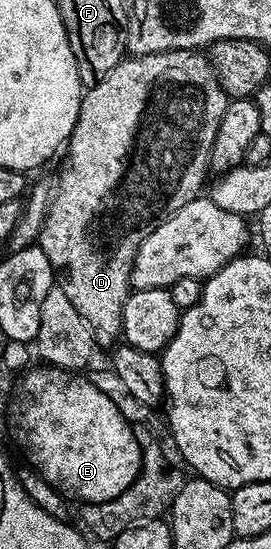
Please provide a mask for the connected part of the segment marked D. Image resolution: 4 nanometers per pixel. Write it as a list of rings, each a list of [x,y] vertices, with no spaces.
[[[190,48],[146,54],[145,56],[129,55],[121,60],[118,66],[114,66],[114,70],[110,70],[110,74],[106,74],[106,78],[102,78],[102,82],[98,82],[93,88],[89,88],[83,93],[78,122],[66,145],[68,157],[64,160],[64,169],[60,172],[60,181],[57,182],[56,188],[54,184],[48,213],[40,231],[38,247],[44,251],[46,258],[50,258],[55,283],[62,290],[62,294],[66,294],[66,298],[70,298],[74,310],[78,310],[78,314],[82,314],[82,318],[86,318],[92,331],[93,341],[99,347],[101,344],[102,347],[111,349],[121,339],[122,310],[126,306],[129,292],[133,291],[132,263],[138,254],[140,243],[163,220],[170,218],[178,210],[182,210],[182,206],[186,206],[186,202],[195,200],[201,195],[200,187],[204,184],[204,175],[209,175],[210,172],[208,159],[210,158],[210,150],[214,146],[214,134],[218,134],[218,122],[222,122],[222,114],[226,110],[229,99],[218,82],[216,71],[212,68],[212,61],[208,59],[207,55]]]

